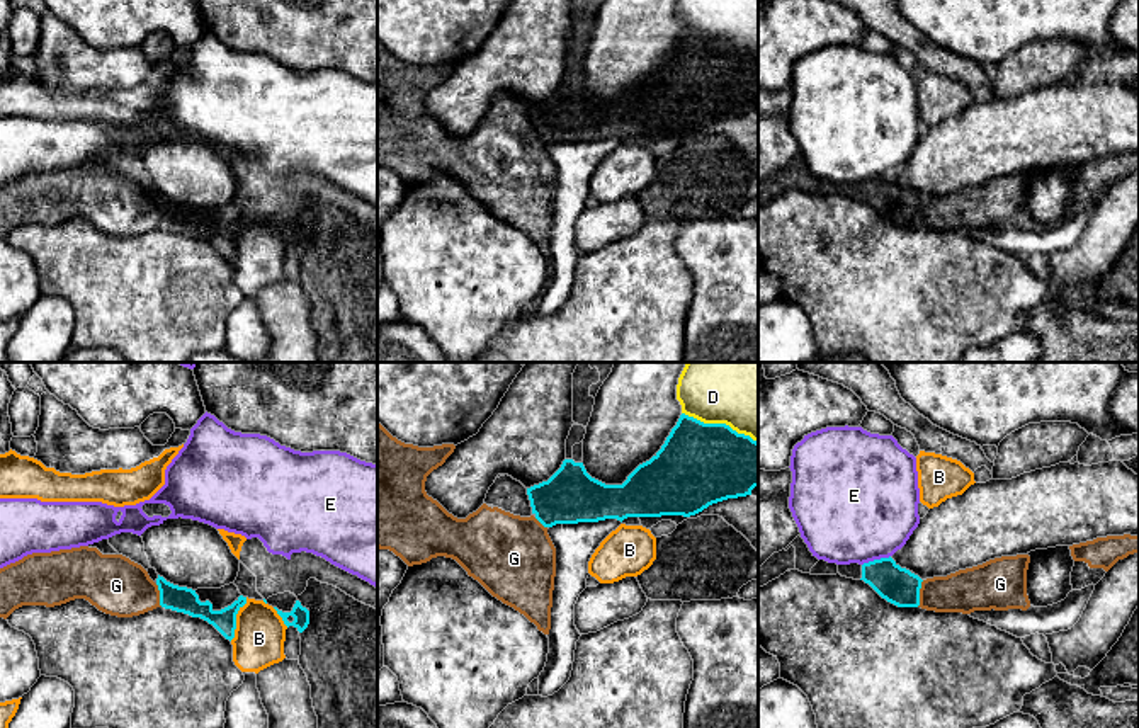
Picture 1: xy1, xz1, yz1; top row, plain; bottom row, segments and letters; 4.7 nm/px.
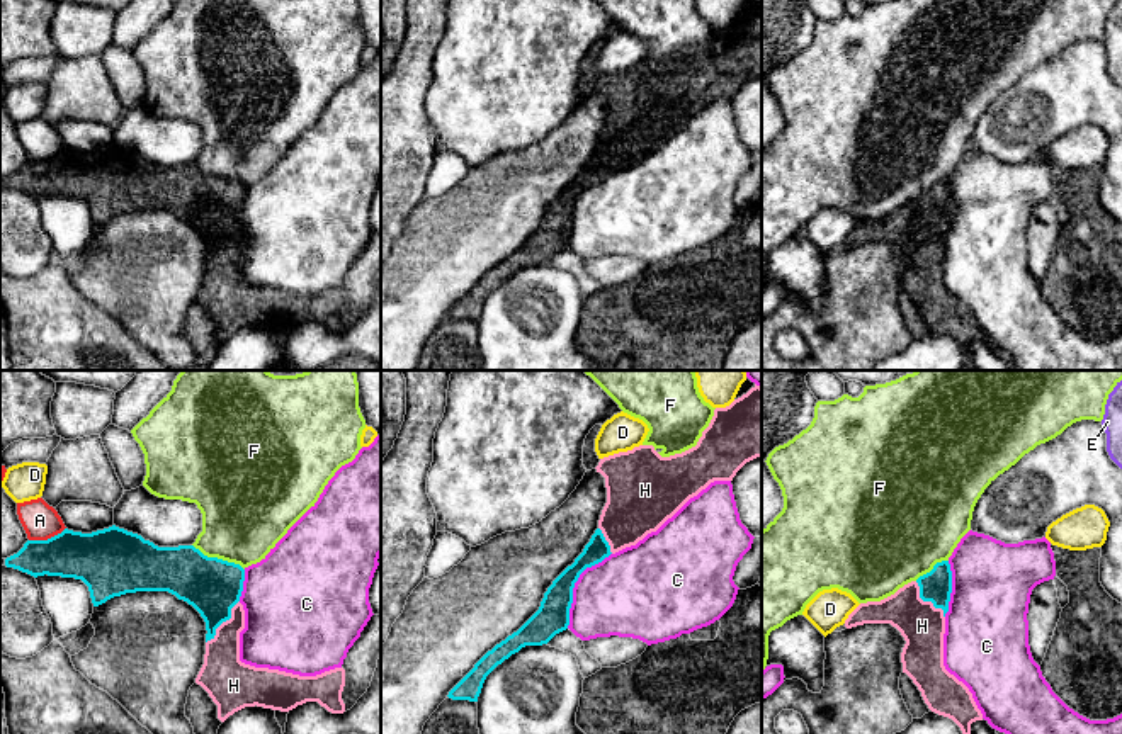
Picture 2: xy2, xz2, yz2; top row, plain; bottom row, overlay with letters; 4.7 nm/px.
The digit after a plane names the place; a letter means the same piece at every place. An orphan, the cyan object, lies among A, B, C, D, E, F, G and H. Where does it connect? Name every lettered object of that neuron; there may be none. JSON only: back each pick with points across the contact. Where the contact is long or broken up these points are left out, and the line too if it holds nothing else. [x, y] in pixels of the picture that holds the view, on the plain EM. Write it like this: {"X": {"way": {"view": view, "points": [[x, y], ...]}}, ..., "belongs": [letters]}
{"belongs": ["H"]}

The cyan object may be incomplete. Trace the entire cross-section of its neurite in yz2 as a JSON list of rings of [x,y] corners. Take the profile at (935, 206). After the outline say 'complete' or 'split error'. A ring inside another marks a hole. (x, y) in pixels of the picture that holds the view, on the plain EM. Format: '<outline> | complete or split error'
[[[942,180],[894,214],[881,221],[860,223],[845,240],[845,246],[864,243],[896,246],[906,260],[901,272],[903,292],[918,306],[928,328],[952,338],[969,360],[971,343],[983,340],[983,333],[969,308],[944,285],[945,233],[950,212],[950,184]]] | split error

